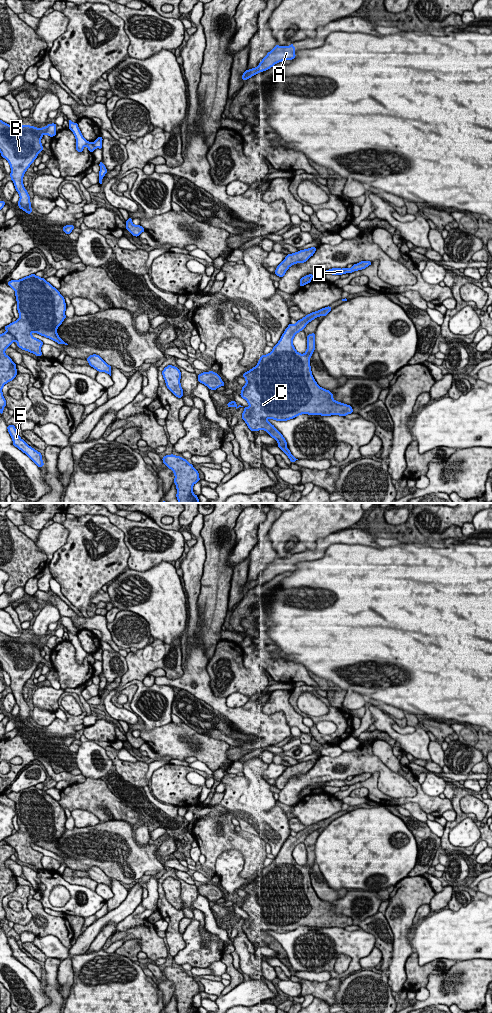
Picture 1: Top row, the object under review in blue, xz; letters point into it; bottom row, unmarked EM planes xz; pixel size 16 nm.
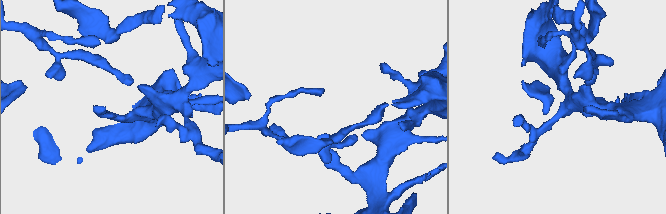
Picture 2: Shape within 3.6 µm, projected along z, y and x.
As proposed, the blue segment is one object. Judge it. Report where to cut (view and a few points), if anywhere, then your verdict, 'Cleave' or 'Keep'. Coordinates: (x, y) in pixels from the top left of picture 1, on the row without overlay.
Split along xz (91, 655), (95, 659). Cleave

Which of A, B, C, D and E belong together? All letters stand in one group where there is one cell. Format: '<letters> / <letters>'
A / B C D E

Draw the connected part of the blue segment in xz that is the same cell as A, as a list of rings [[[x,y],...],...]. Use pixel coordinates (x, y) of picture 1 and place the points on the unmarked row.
[[[291,555],[290,558],[276,557],[270,564],[267,565],[267,567],[262,571],[256,580],[246,582],[242,587],[242,591],[246,593],[255,586],[270,581],[278,574],[294,571],[296,569],[295,564],[296,563],[293,555]]]

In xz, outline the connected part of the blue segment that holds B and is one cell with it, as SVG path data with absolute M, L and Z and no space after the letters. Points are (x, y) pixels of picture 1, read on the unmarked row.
M0 632L0 665L10 676L10 689L20 708L18 719L28 726L32 726L32 720L30 708L23 697L23 688L38 665L43 662L42 648L44 646L55 648L56 639L54 635L43 640L30 637L16 639Z

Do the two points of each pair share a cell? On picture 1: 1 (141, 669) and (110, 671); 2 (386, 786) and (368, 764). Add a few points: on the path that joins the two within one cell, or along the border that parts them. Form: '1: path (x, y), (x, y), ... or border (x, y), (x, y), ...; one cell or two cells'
1: border (125, 657), (127, 670), (121, 676); two cells
2: path (386, 779), (386, 776), (375, 765); one cell

